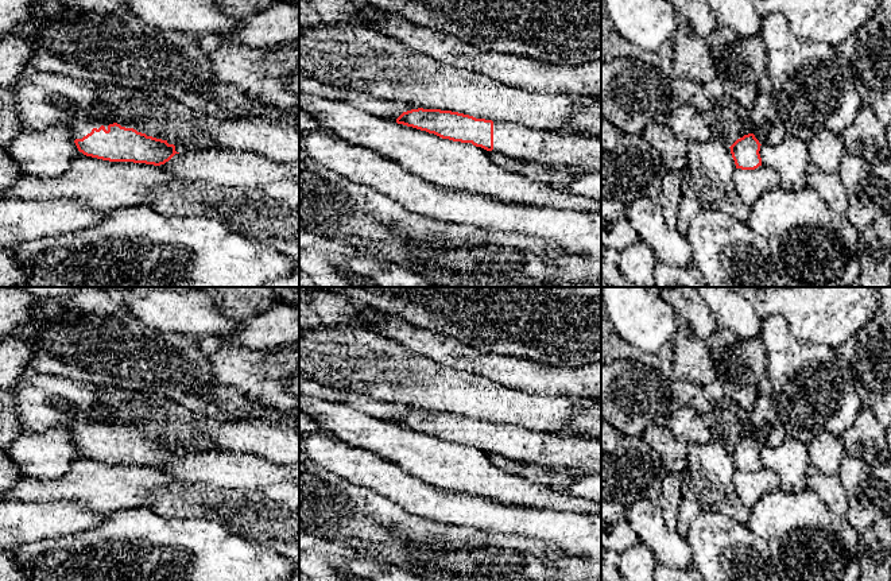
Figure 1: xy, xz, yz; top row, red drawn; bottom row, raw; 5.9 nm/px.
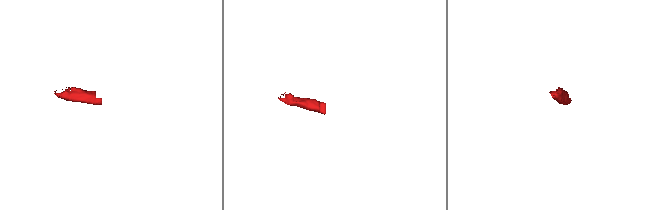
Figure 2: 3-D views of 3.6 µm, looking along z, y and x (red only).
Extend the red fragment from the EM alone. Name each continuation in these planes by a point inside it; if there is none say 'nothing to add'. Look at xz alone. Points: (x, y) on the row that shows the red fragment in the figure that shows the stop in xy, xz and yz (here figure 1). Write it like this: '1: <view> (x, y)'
1: xz (551, 148)

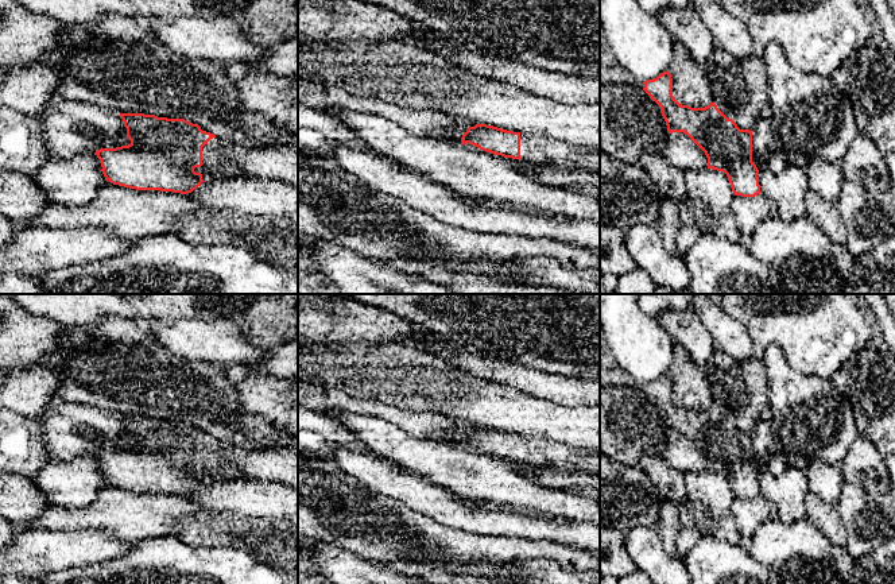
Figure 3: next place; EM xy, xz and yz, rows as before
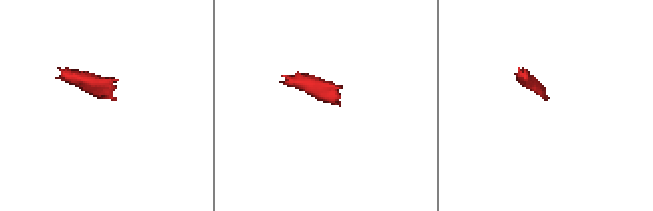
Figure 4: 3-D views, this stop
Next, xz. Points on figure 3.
1: xz (534, 149)

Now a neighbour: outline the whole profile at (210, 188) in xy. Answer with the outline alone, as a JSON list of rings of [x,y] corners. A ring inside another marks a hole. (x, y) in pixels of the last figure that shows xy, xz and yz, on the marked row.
[[[237,175],[202,182],[186,196],[193,201],[194,210],[178,223],[175,235],[193,245],[209,244],[244,248],[268,264],[298,275],[298,187],[272,178]]]

